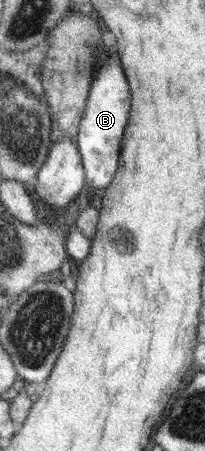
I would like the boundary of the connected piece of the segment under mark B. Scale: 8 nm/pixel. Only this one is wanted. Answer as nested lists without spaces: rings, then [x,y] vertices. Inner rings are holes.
[[[107,56],[96,70],[96,80],[88,96],[84,117],[80,120],[77,146],[83,156],[87,181],[93,188],[105,188],[111,184],[116,171],[120,169],[120,154],[124,133],[127,132],[131,106],[130,88],[123,64],[118,56]]]

